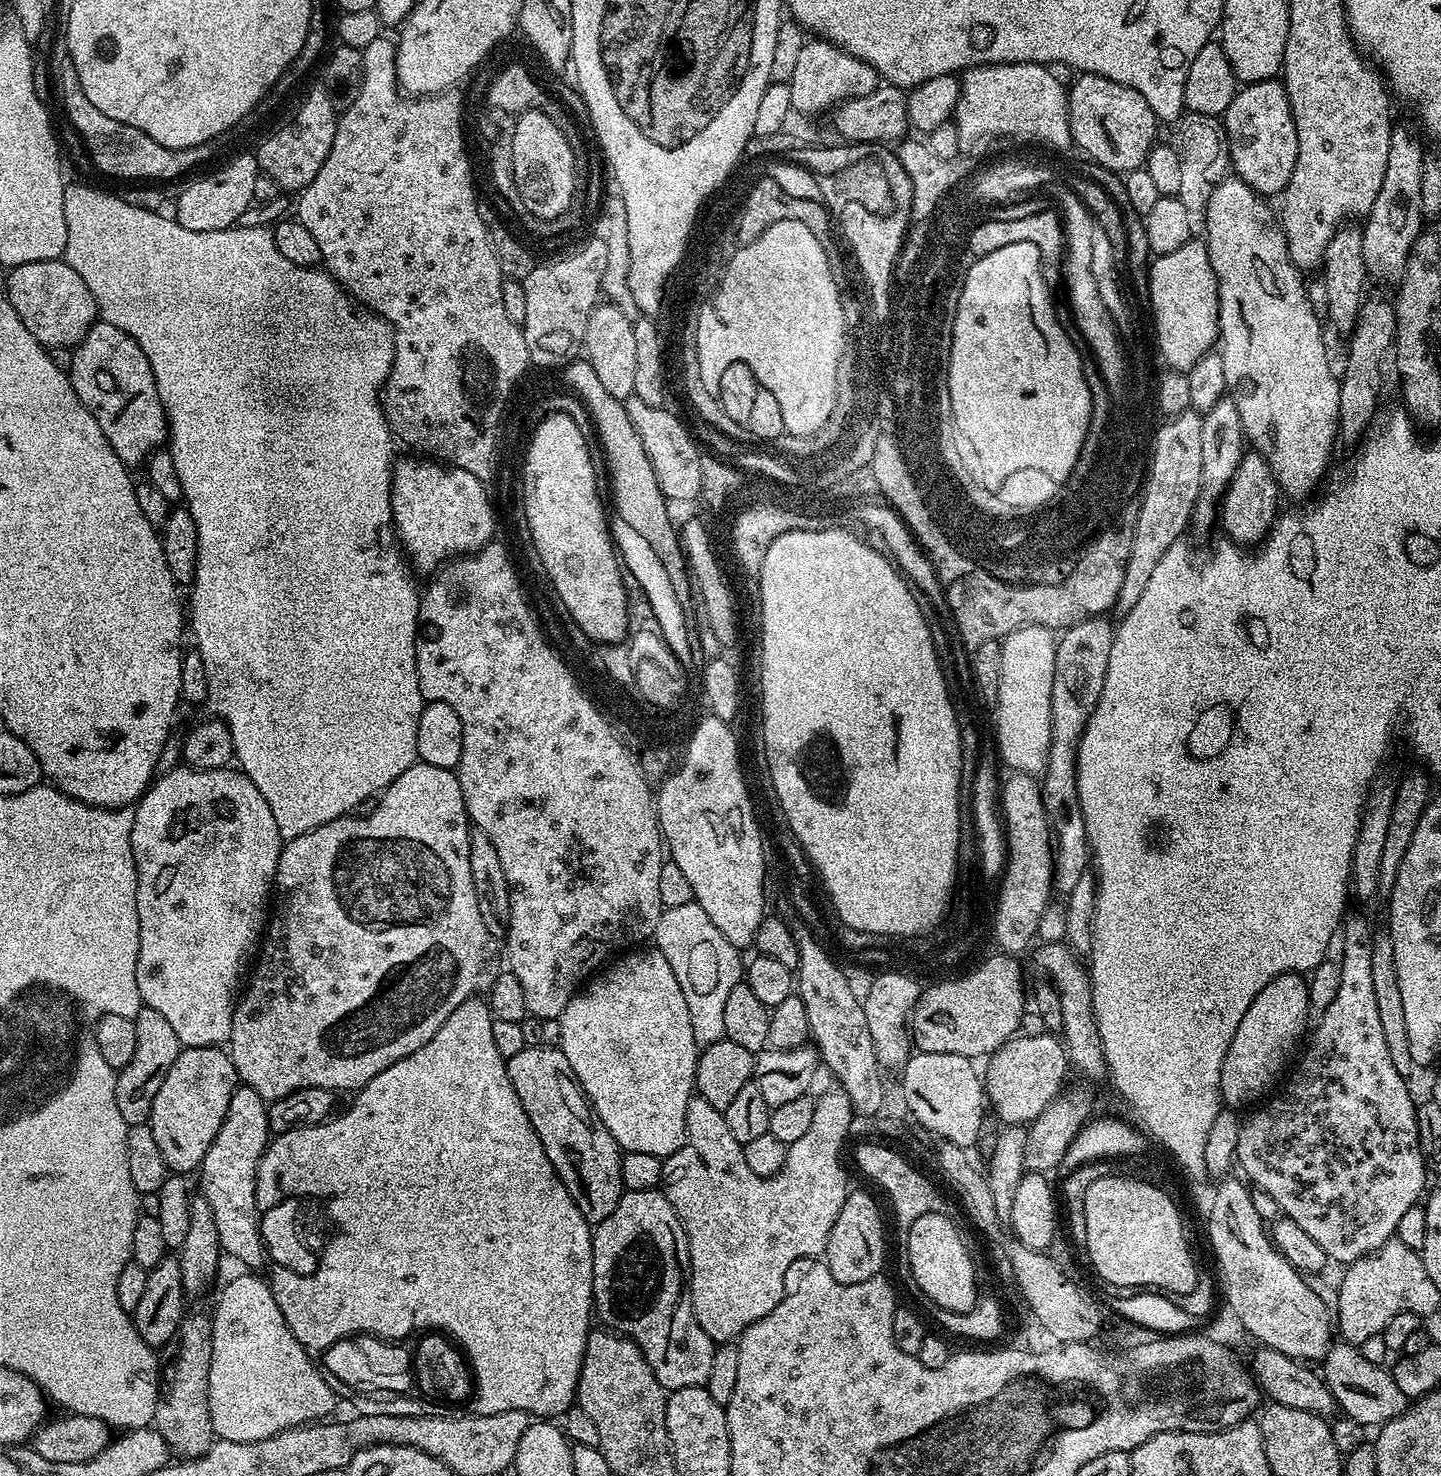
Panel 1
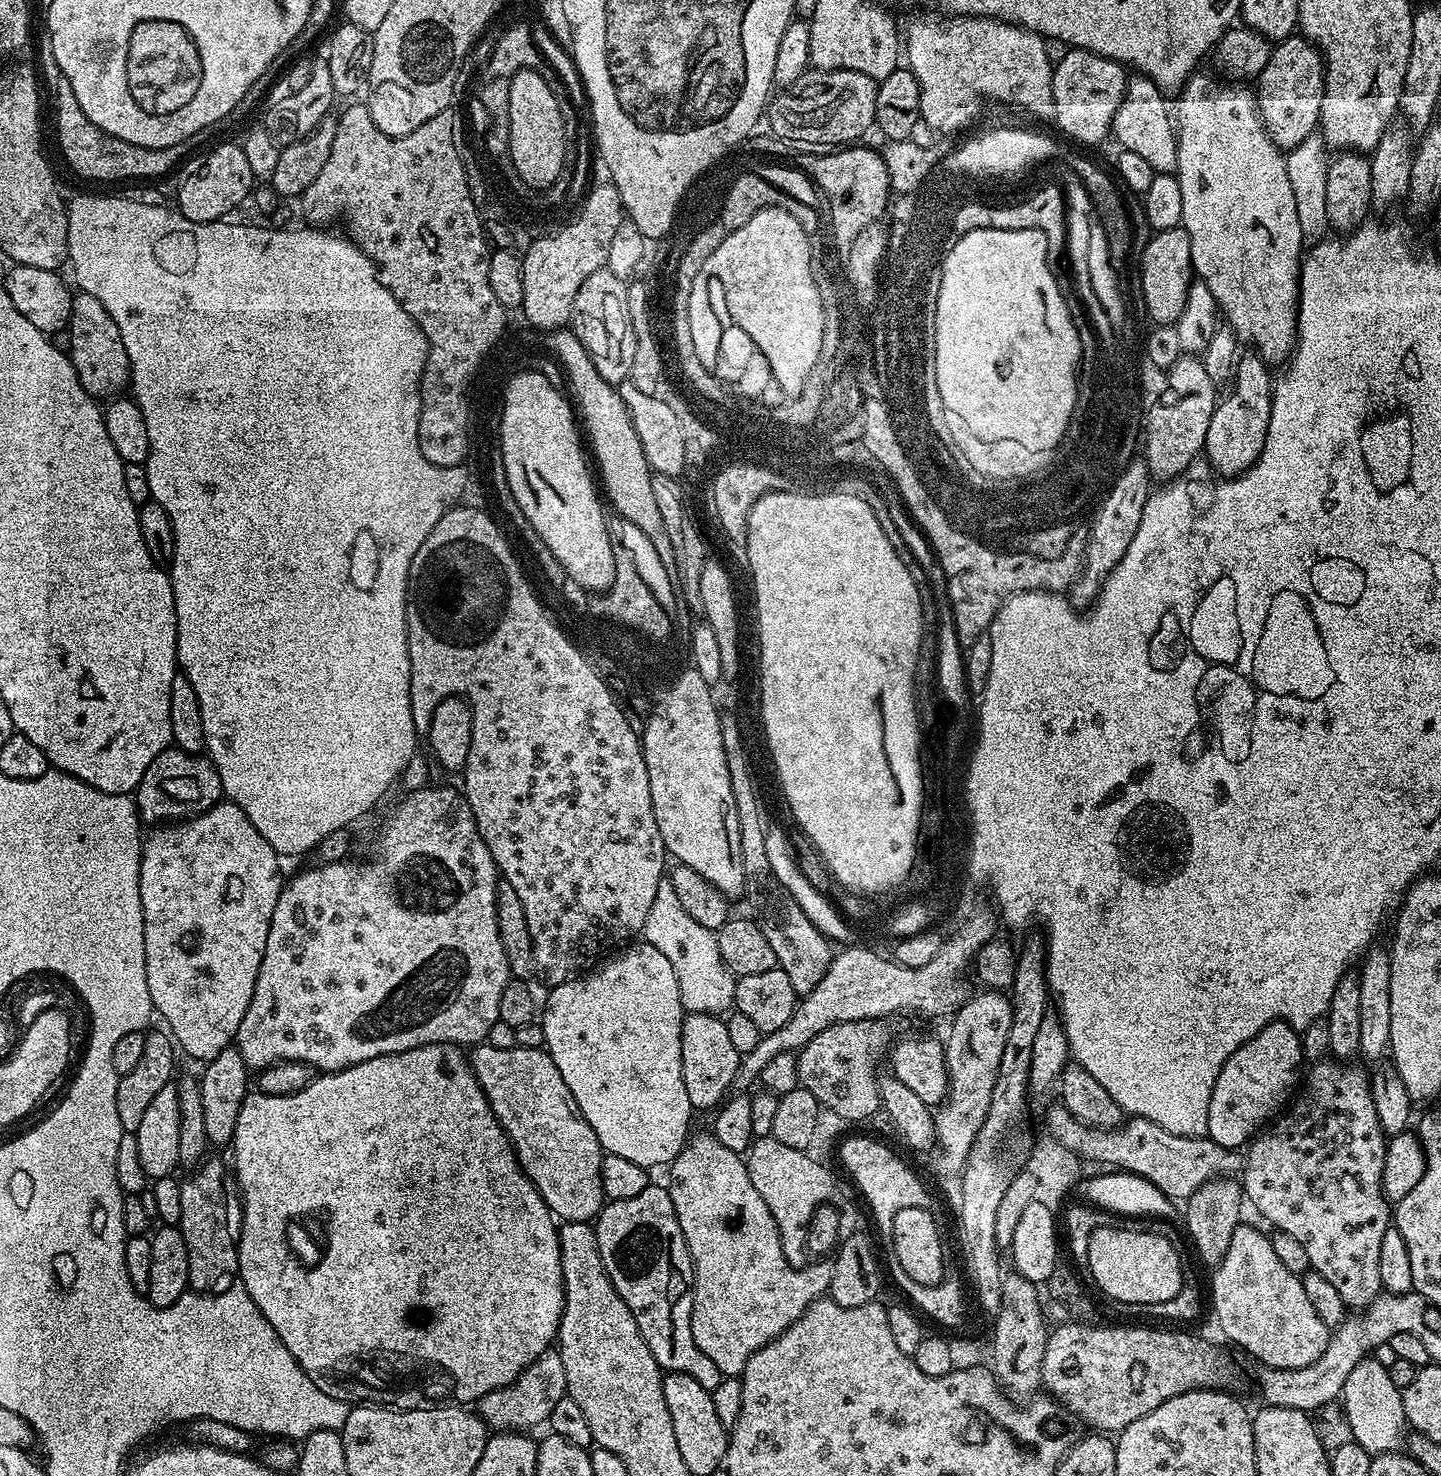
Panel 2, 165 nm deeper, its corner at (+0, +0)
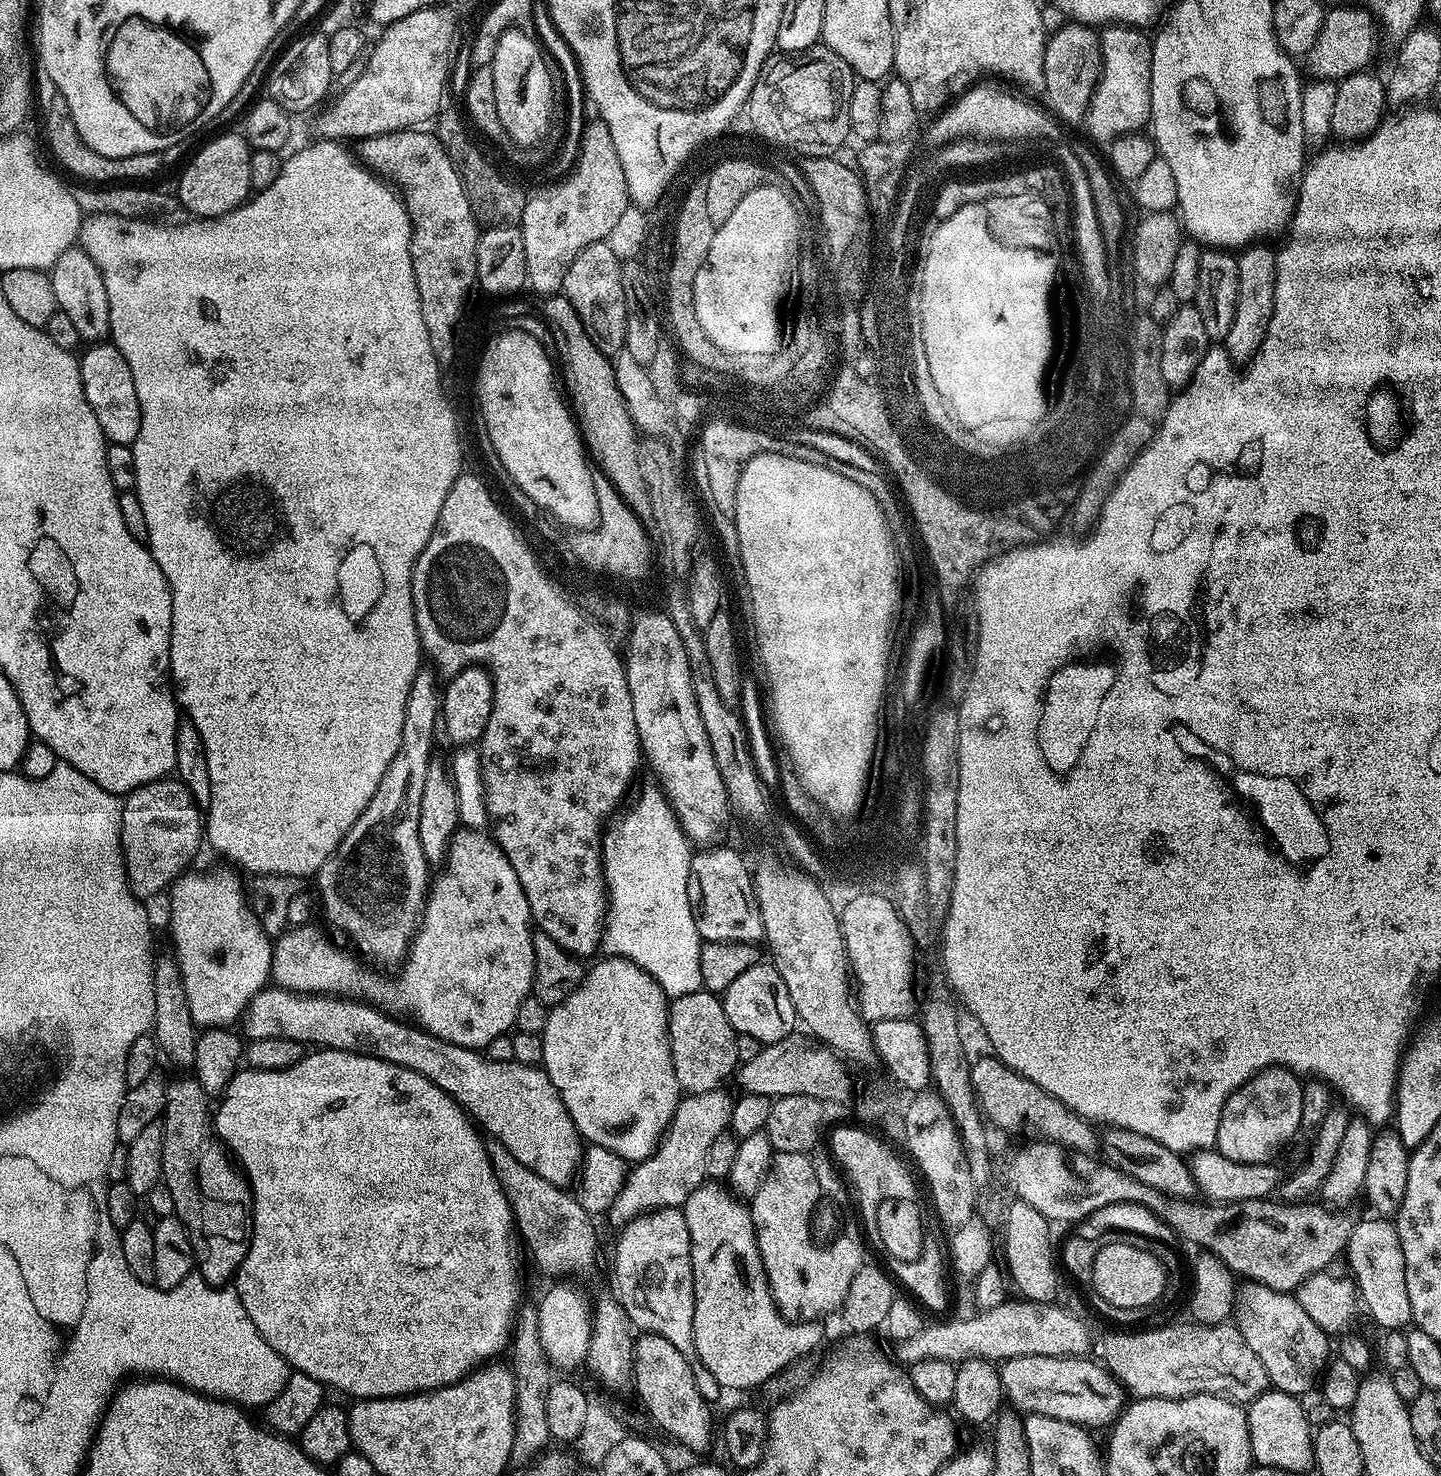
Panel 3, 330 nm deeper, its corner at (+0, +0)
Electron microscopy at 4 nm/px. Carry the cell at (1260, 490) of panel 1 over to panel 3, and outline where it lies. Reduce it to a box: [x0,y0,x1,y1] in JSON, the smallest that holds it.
[1222,242,1276,366]

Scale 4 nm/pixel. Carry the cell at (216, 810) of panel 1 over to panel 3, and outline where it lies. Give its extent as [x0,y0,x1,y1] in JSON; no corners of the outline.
[168,870,273,1029]

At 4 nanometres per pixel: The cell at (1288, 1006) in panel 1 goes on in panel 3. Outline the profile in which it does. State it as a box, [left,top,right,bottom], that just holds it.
[1216,1066,1302,1164]

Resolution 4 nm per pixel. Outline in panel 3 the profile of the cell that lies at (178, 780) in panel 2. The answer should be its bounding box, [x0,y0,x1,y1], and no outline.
[122,778,206,898]

